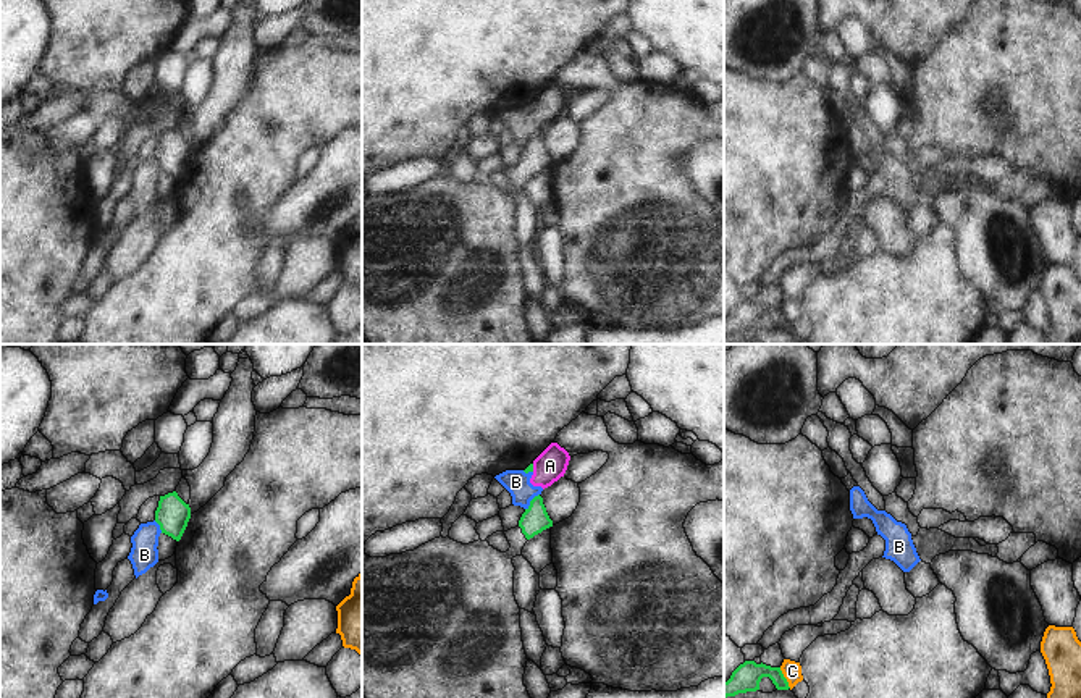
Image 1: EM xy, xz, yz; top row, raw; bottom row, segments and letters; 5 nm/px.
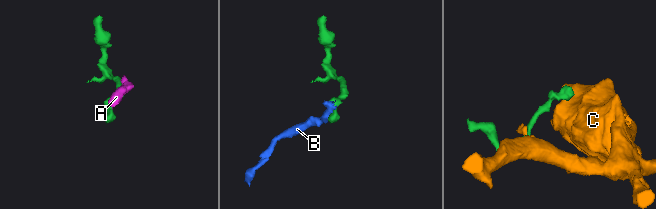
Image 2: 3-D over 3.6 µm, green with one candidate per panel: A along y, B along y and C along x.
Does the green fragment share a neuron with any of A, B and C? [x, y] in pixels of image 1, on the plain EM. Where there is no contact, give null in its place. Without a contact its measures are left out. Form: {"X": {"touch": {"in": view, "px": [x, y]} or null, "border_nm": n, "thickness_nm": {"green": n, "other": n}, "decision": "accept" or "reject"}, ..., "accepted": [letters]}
{"A": {"touch": {"in": "xz", "px": [532, 105]}, "border_nm": 40, "thickness_nm": {"green": 30, "other": 160}, "decision": "reject"}, "B": {"touch": {"in": "xz", "px": [530, 139]}, "border_nm": 110, "thickness_nm": {"green": 140, "other": 120}, "decision": "reject"}, "C": {"touch": {"in": "yz", "px": [784, 315]}, "border_nm": 120, "thickness_nm": {"green": 140, "other": 100}, "decision": "reject"}, "accepted": []}

